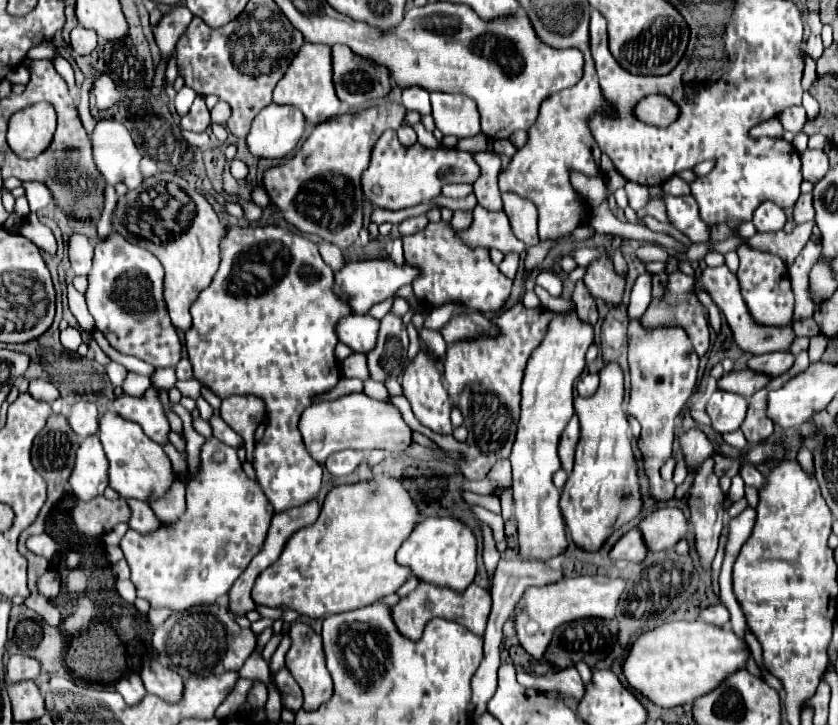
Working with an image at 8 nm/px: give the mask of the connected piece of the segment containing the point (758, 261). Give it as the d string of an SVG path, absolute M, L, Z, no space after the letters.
M742 242L738 248L740 258L740 270L738 270L738 282L742 290L742 298L750 310L750 316L760 326L788 326L792 320L794 310L794 294L790 288L790 276L788 268L776 254L766 254L762 250L754 250L746 242Z

